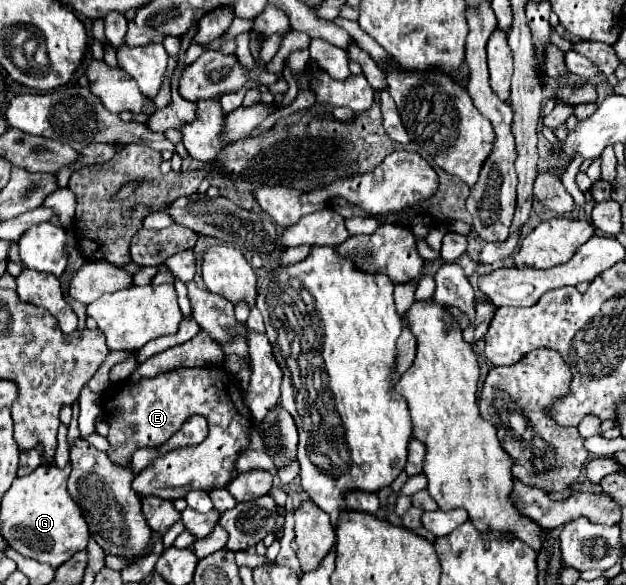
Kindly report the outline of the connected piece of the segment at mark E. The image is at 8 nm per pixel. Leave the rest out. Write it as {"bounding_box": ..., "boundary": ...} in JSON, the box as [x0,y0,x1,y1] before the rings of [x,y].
{"bounding_box":[104,367,252,499],"boundary":[[[184,367],[152,379],[142,379],[140,383],[118,383],[116,395],[114,389],[110,389],[104,397],[104,411],[110,425],[108,457],[116,465],[128,465],[132,453],[140,447],[158,447],[166,443],[188,417],[202,415],[208,419],[208,439],[196,447],[170,451],[136,475],[132,487],[142,497],[156,495],[162,499],[176,499],[184,497],[190,489],[210,491],[212,487],[228,485],[234,477],[234,459],[246,449],[248,429],[252,427],[250,409],[244,405],[234,377],[220,367]]]}

